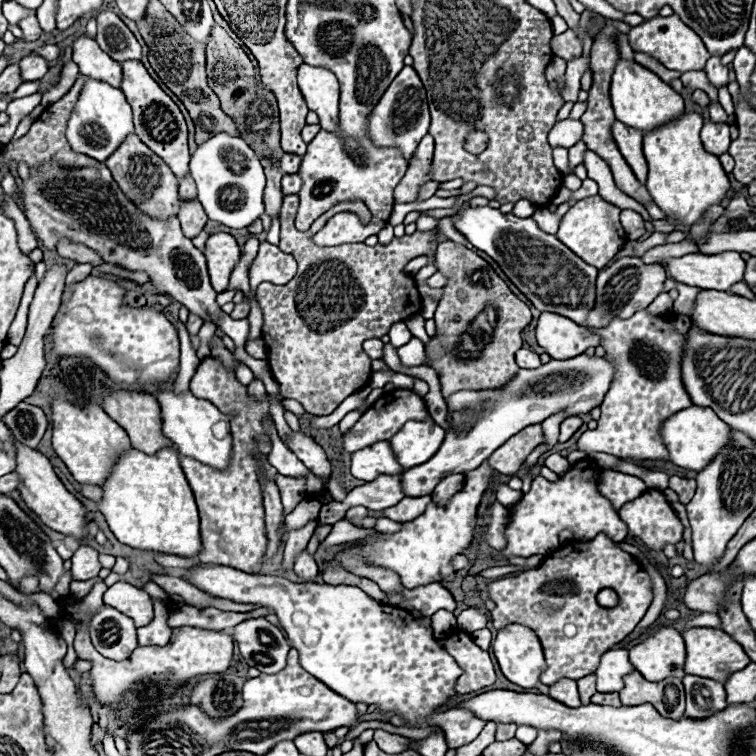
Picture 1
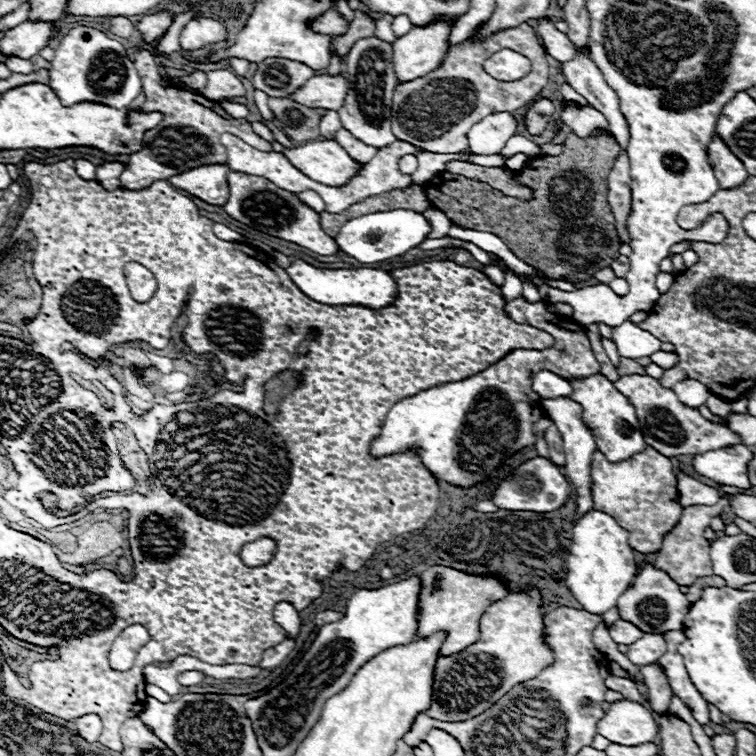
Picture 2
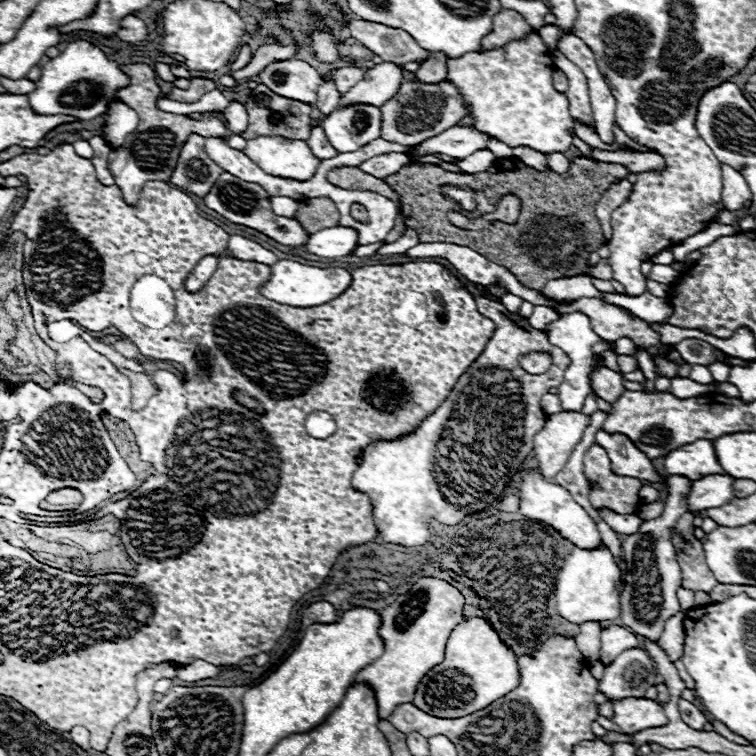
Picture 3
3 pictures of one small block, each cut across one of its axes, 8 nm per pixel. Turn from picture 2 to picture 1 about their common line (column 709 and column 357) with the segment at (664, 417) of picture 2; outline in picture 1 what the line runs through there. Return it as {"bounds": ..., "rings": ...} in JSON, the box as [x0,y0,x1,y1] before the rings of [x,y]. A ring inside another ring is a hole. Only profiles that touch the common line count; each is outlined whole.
{"bounds":[342,390,428,454],"rings":[[[394,390],[394,392],[388,392],[382,398],[378,398],[374,402],[374,406],[370,406],[360,416],[360,420],[342,436],[342,446],[344,446],[346,452],[352,454],[354,450],[362,450],[366,446],[372,446],[374,442],[390,440],[404,426],[404,422],[408,422],[408,420],[424,420],[426,416],[428,416],[428,412],[426,412],[424,400],[418,394],[414,394],[412,390]]]}

